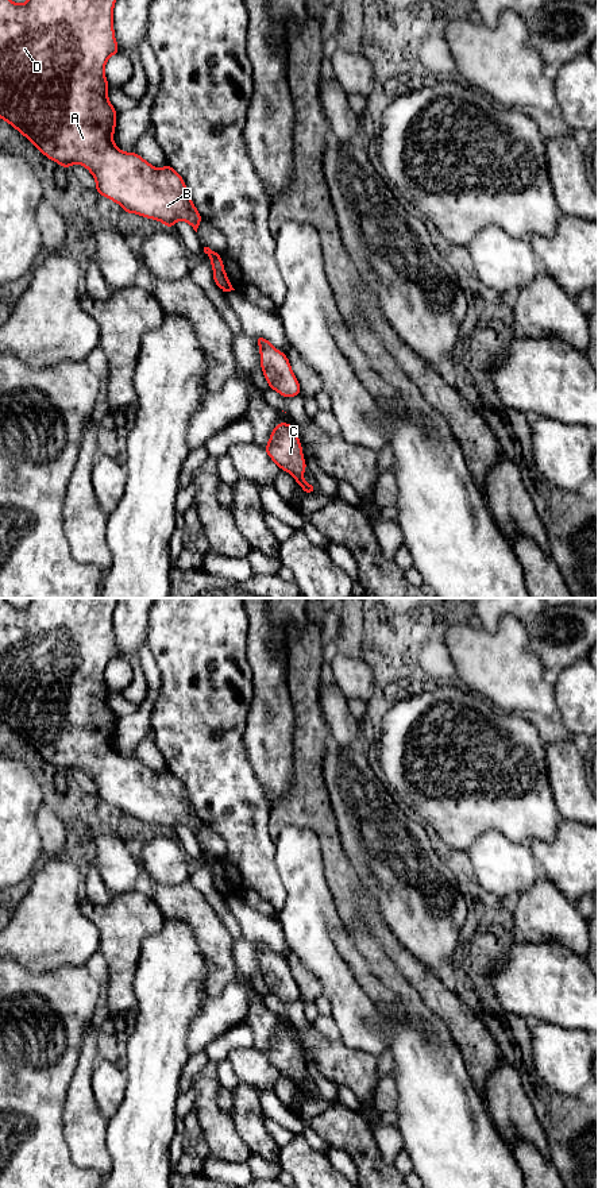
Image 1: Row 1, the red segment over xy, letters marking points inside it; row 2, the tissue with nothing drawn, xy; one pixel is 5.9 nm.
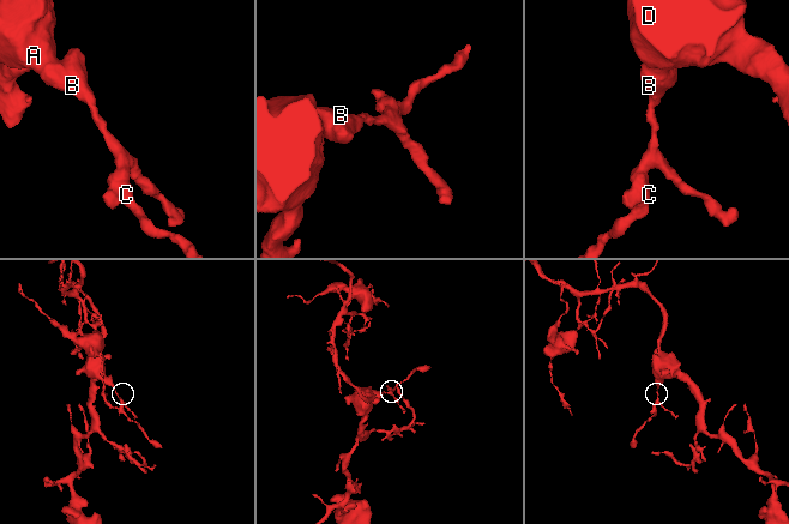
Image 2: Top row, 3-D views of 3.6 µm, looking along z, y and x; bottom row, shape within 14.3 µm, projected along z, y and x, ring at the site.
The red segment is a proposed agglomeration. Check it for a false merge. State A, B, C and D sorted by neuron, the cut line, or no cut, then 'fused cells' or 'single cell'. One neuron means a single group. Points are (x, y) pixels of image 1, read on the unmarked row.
A B C D | no cut | single cell

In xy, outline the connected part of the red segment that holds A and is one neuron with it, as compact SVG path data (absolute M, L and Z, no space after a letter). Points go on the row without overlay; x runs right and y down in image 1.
M0 598L0 722L30 744L45 761L59 768L65 774L69 774L73 768L85 771L96 784L94 794L103 802L121 810L126 818L138 818L143 822L159 825L167 833L171 833L175 826L184 825L197 837L202 821L197 817L184 783L167 768L162 774L157 774L136 757L124 757L119 755L112 745L117 717L108 705L108 686L105 683L104 672L108 663L119 657L119 651L115 645L112 621L116 603L117 598L31 598L31 602L26 608L16 609L7 602L7 598Z

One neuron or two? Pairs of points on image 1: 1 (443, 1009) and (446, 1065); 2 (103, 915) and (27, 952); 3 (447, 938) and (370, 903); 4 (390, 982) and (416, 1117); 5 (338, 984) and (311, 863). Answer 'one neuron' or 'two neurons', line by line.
1: two neurons
2: two neurons
3: two neurons
4: one neuron
5: one neuron

